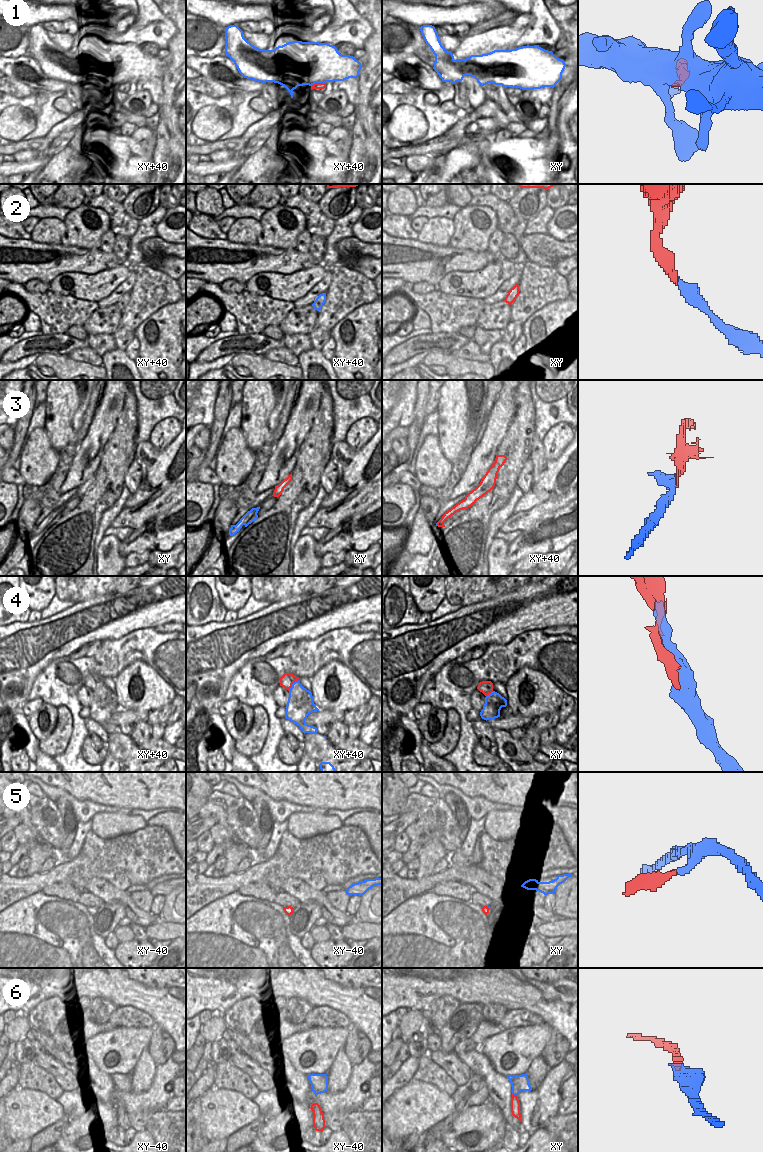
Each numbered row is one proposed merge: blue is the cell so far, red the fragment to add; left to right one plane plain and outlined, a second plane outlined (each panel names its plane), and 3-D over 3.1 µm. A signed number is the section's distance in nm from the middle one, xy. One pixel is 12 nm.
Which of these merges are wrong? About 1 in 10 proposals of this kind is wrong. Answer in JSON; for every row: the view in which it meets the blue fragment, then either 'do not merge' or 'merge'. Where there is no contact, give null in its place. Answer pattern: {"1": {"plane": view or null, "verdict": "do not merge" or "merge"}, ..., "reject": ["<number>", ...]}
{"1": {"plane": "xy+40", "verdict": "do not merge"}, "2": {"plane": null, "verdict": "merge"}, "3": {"plane": "xy+40", "verdict": "merge"}, "4": {"plane": "xy+40", "verdict": "merge"}, "5": {"plane": "xy", "verdict": "merge"}, "6": {"plane": "xy", "verdict": "merge"}, "reject": ["1"]}

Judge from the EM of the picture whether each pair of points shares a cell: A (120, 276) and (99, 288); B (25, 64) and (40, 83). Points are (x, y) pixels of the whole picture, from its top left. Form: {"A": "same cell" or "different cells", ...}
{"A": "same cell", "B": "same cell"}

